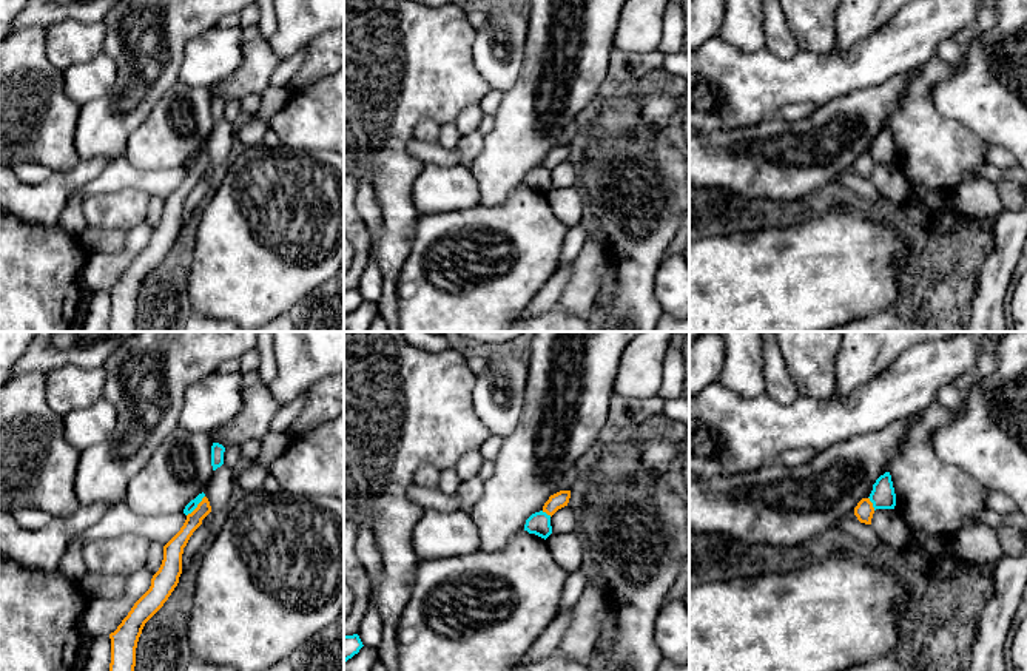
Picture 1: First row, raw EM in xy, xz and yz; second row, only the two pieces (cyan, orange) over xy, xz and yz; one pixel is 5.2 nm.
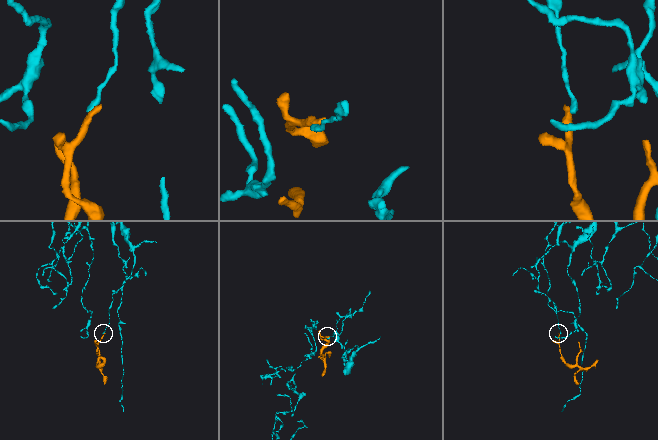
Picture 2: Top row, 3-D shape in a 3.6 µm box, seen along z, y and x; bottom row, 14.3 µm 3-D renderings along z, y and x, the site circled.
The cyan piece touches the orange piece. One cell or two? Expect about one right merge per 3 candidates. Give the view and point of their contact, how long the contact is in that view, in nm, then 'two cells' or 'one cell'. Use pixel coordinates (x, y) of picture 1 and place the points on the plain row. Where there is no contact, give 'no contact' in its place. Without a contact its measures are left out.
xy (196, 161) | 140 nm | two cells

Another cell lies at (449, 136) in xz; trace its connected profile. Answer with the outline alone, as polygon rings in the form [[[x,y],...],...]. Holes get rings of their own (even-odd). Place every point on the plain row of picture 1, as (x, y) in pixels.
[[[447,122],[439,126],[439,143],[443,147],[456,147],[461,136],[455,122]]]

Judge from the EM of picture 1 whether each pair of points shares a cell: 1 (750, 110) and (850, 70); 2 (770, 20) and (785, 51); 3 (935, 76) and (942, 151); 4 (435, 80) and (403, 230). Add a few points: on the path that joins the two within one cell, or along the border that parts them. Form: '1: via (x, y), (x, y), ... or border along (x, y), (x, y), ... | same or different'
1: via (774, 85), (777, 82), (825, 76) | same
2: via (776, 28), (782, 43) | same
3: via (922, 94), (924, 133) | same
4: via (398, 118), (395, 121), (395, 193) | same

